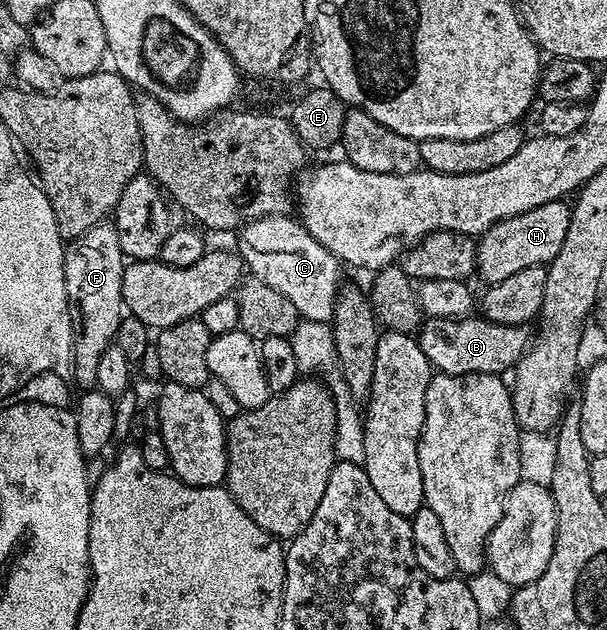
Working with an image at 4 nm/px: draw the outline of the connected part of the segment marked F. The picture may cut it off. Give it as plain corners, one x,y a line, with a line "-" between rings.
111,221
99,222
90,228
82,237
71,239
64,247
64,279
68,293
68,308
72,312
72,377
80,388
96,386
98,376
98,359
102,352
113,345
122,315
125,313
122,300
122,272
126,259
122,252
122,244
118,244
118,232

